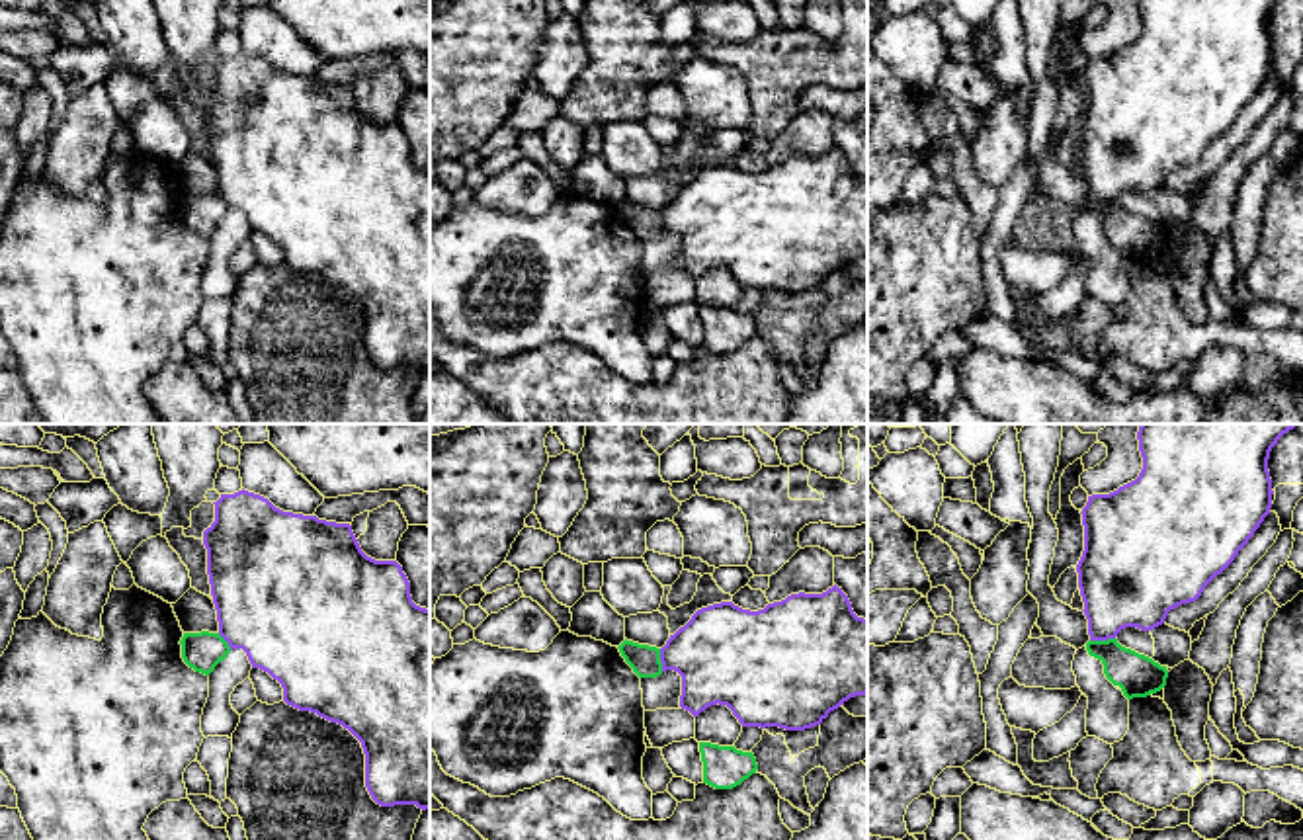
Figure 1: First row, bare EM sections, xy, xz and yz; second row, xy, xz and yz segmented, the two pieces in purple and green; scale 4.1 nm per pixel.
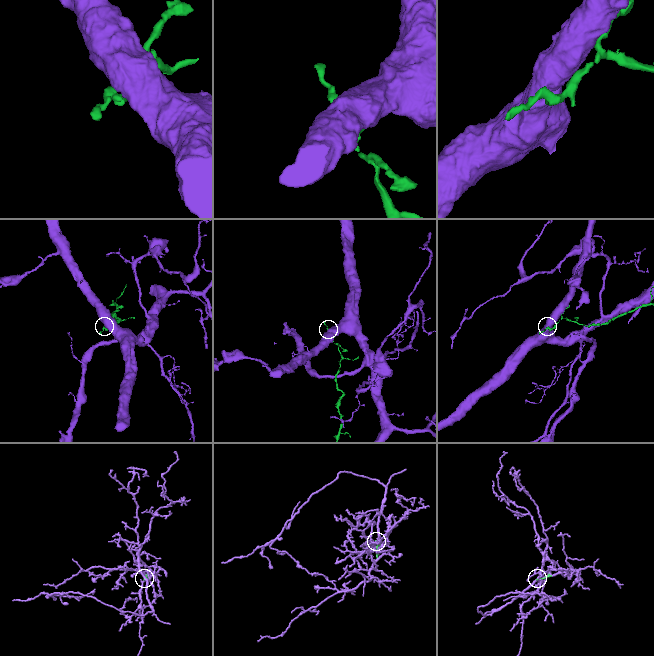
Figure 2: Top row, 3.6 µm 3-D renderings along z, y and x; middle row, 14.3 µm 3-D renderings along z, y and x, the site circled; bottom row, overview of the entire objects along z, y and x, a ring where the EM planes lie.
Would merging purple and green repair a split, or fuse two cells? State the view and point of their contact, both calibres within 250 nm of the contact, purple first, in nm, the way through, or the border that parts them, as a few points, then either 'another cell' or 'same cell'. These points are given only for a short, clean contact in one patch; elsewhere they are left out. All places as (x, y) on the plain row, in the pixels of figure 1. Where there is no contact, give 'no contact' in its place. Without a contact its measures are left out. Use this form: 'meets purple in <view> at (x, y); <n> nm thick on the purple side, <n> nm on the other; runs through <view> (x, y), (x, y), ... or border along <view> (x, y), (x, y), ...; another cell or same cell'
meets purple in yz at (1102, 202); 360 nm thick on the purple side, 170 nm on the other; border along yz (1114, 200), (1091, 204); another cell

